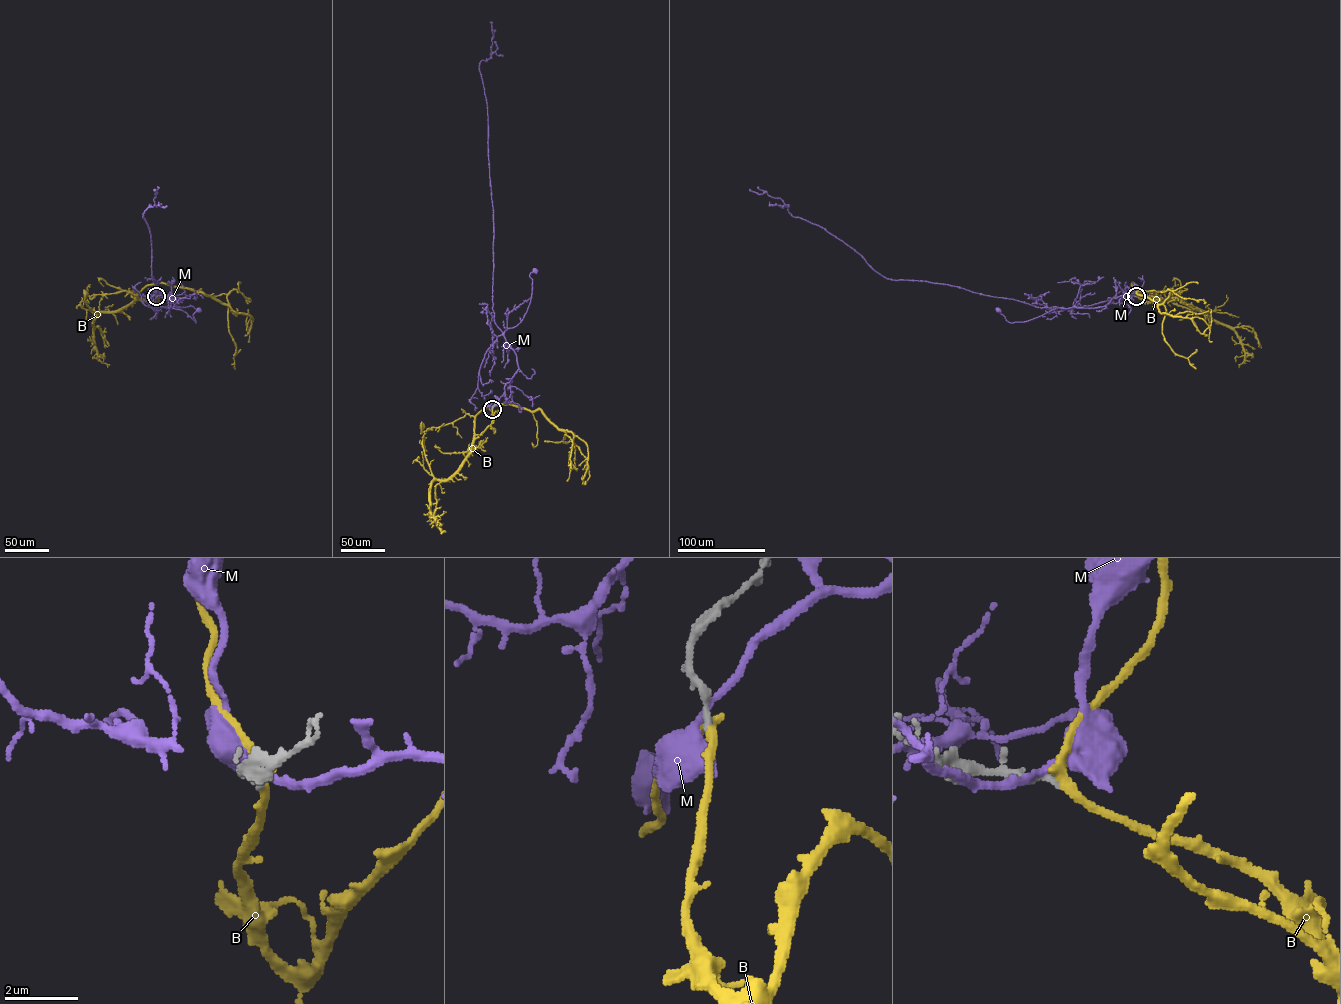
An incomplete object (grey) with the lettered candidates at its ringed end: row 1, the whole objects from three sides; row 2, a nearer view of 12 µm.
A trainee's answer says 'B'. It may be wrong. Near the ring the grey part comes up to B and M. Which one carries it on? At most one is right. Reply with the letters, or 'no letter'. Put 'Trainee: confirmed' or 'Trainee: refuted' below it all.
B
Trainee: confirmed

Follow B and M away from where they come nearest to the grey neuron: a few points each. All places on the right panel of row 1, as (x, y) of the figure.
B: (1136, 296), (1149, 302), (1166, 299), (1144, 295), (1141, 291), (1152, 293)
M: (1136, 296), (1096, 308), (1057, 308), (1023, 322), (1010, 322), (997, 309)

